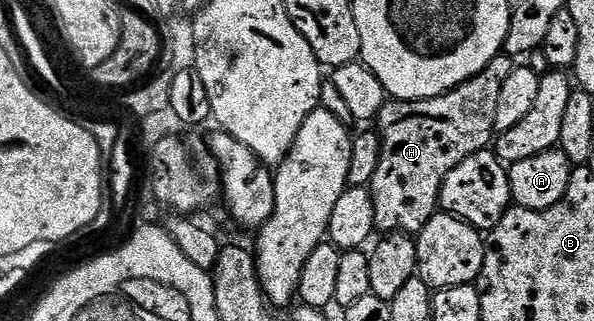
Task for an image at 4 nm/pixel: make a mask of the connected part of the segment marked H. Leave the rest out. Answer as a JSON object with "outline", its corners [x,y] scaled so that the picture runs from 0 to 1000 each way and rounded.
{"outline":[[[833,178],[805,234],[741,302],[715,315],[648,312],[640,336],[640,492],[623,567],[628,698],[641,723],[702,729],[741,636],[741,586],[754,530],[795,477],[820,467],[832,427],[832,333],[842,246],[859,234],[864,181]]]}

